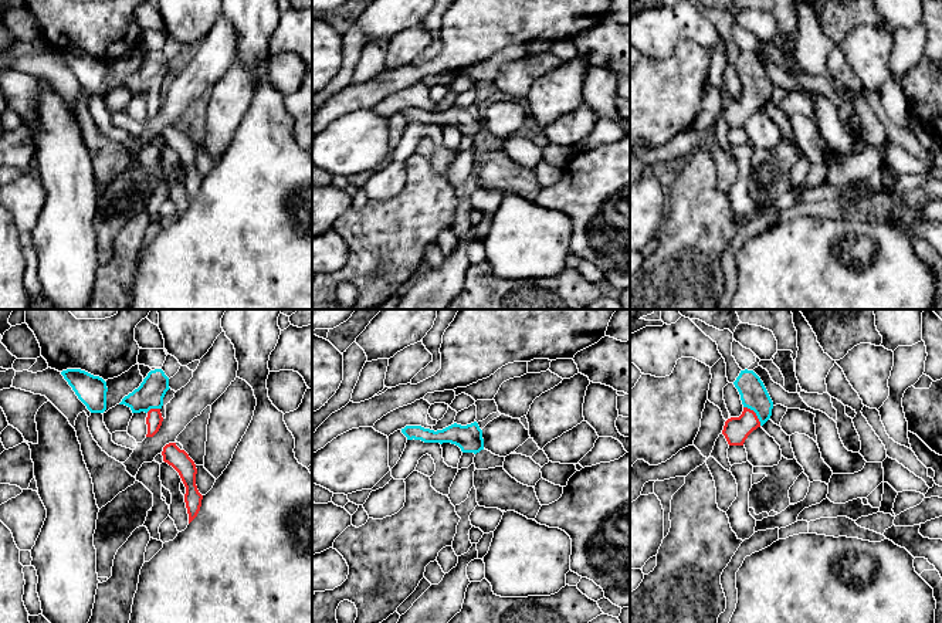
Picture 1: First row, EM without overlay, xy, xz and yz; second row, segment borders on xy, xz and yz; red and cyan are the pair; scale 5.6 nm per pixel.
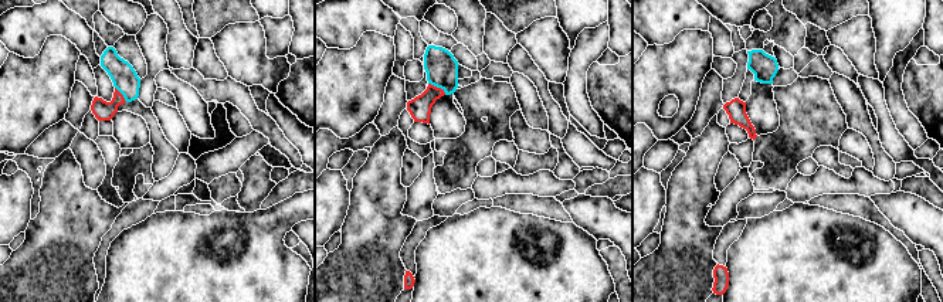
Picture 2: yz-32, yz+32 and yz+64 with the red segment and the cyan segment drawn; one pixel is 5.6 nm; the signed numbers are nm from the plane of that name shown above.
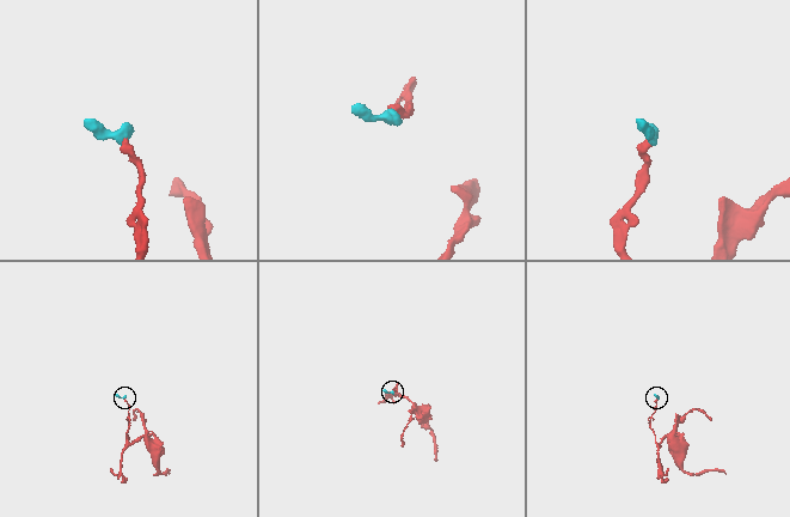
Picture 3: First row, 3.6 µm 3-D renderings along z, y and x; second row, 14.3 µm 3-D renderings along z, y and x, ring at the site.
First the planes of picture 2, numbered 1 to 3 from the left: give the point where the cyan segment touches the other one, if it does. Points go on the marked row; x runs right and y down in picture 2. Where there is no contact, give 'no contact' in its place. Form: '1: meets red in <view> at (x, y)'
1: meets red in yz-32 at (121, 94)
2: meets red in yz+32 at (436, 87)
3: no contact

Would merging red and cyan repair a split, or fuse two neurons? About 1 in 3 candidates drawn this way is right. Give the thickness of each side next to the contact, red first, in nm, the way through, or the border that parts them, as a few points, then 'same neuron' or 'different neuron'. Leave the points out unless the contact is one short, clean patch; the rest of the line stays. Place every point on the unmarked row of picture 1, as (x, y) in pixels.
140/160 nm | across yz (737, 111), (755, 95), (754, 77) | same neuron

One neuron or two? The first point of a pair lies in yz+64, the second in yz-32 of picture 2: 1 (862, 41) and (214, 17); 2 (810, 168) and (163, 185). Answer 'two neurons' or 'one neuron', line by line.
1: two neurons
2: two neurons

